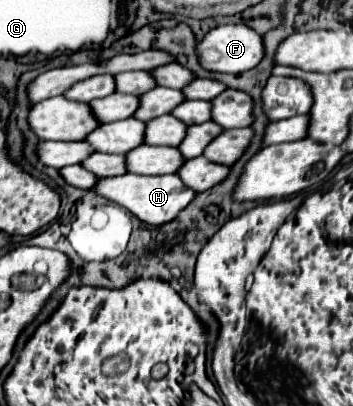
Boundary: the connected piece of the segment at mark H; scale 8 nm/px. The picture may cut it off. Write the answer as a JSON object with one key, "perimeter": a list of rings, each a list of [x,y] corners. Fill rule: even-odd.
{"perimeter":[[[122,174],[122,176],[114,176],[114,178],[102,178],[92,190],[102,194],[108,200],[120,204],[122,208],[130,210],[136,218],[140,218],[142,222],[152,224],[152,226],[172,222],[178,216],[178,212],[182,212],[198,196],[198,192],[184,186],[184,182],[176,174],[166,174],[166,176]]]}

